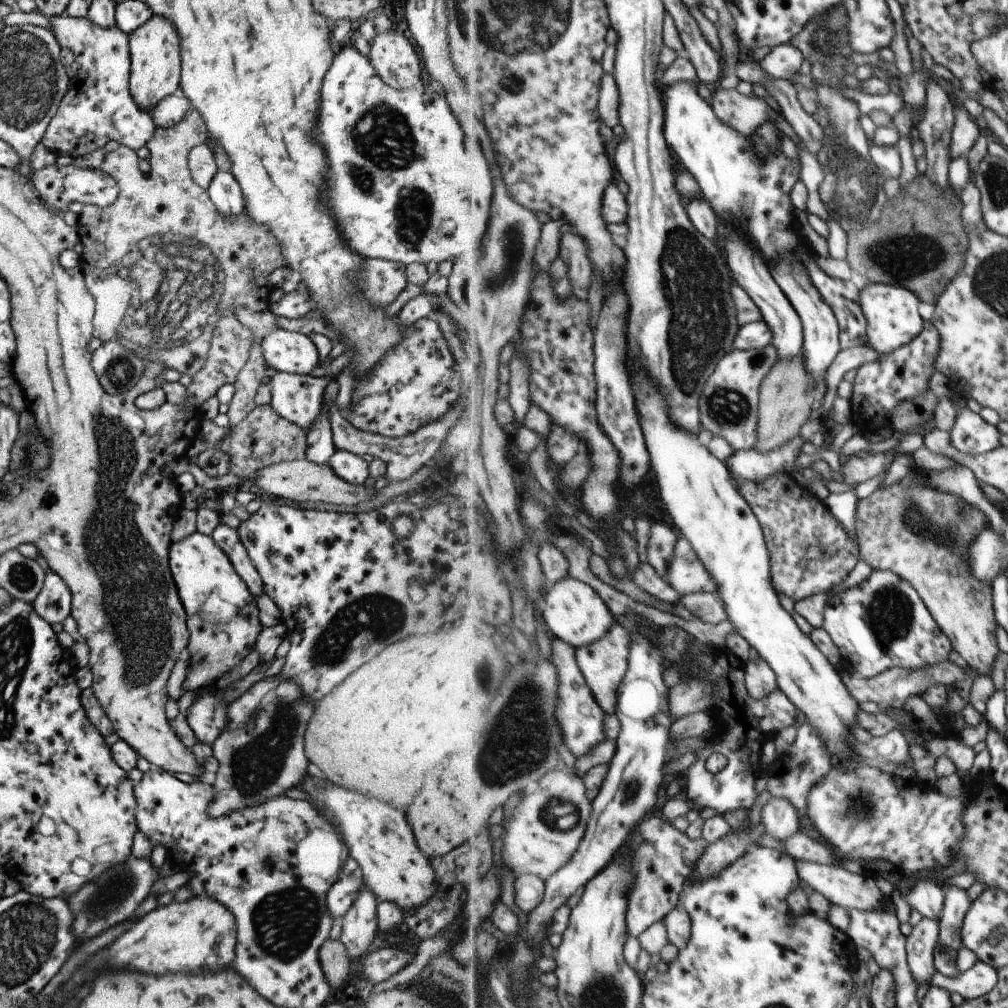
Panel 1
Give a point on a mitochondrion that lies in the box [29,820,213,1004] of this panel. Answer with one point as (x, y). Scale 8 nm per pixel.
(110, 893)

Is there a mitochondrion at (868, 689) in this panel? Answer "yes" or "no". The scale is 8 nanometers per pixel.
no

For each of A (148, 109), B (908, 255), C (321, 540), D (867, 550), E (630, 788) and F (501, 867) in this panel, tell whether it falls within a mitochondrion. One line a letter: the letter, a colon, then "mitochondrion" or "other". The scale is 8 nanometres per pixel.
A: other
B: mitochondrion
C: other
D: other
E: mitochondrion
F: other

